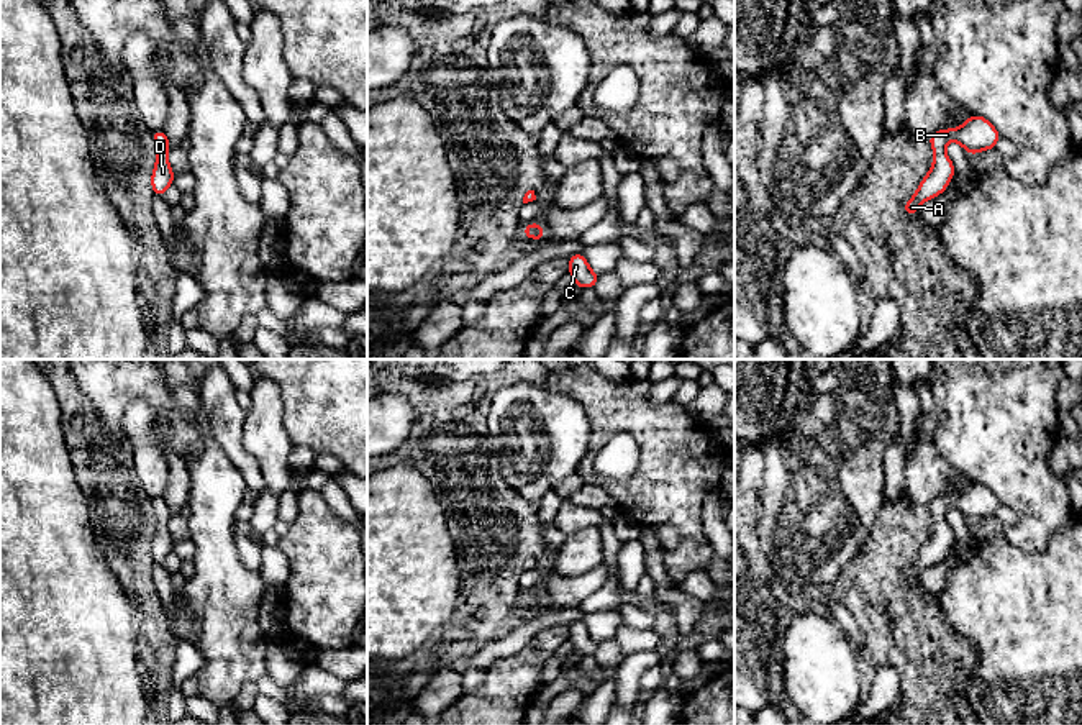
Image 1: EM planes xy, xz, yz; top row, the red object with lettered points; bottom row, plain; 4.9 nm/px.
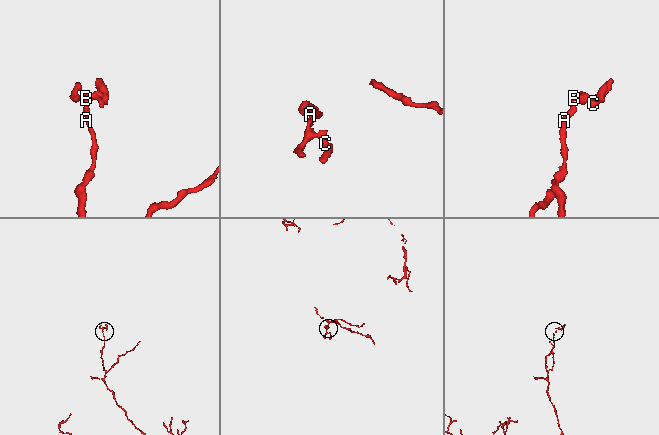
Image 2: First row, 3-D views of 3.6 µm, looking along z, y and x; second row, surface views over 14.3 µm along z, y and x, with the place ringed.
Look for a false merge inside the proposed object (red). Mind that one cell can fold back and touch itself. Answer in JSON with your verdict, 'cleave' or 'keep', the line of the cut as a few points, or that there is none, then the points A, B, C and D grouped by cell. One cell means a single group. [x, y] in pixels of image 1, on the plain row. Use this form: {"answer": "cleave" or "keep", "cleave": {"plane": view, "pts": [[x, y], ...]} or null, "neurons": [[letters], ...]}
{"answer": "keep", "cleave": null, "neurons": [["A", "B", "C", "D"]]}

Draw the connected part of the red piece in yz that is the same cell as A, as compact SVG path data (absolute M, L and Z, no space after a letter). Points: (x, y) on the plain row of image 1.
M972 481L962 494L933 500L928 505L934 518L933 533L913 564L903 572L905 581L915 582L925 568L943 561L954 545L954 531L944 518L948 508L957 508L969 522L975 523L979 518L995 517L998 507L1000 500L995 494L987 486Z

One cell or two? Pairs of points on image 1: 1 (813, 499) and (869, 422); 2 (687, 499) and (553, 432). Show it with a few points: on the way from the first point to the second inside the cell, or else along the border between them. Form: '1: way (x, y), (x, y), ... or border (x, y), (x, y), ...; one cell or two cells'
1: way (823, 479), (823, 468), (850, 442); one cell
2: border (584, 410), (589, 420), (591, 442), (574, 473); two cells

